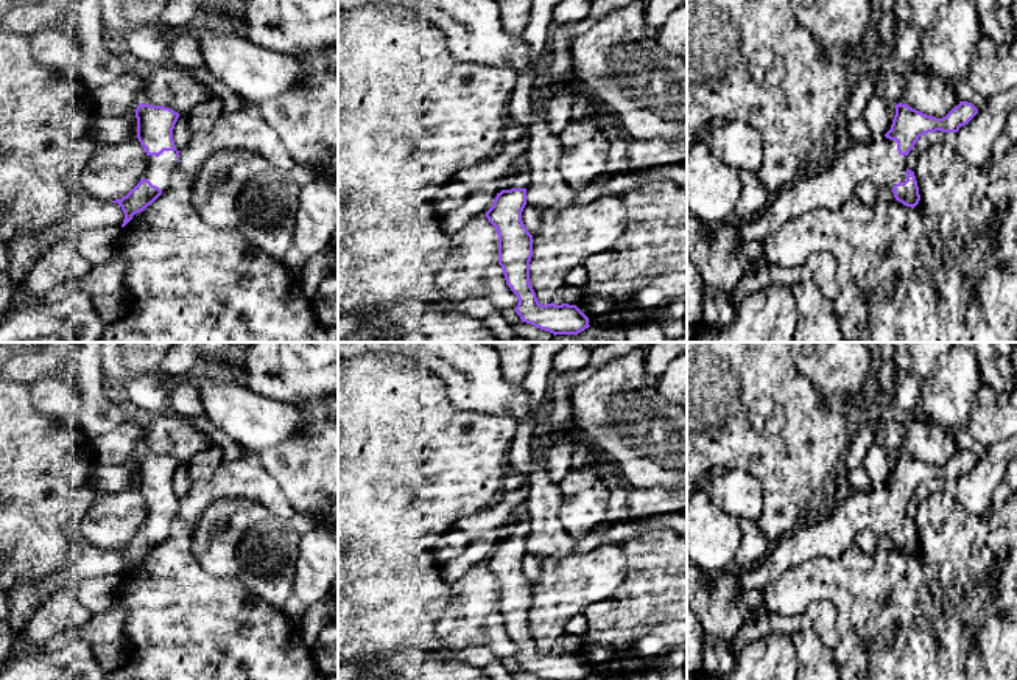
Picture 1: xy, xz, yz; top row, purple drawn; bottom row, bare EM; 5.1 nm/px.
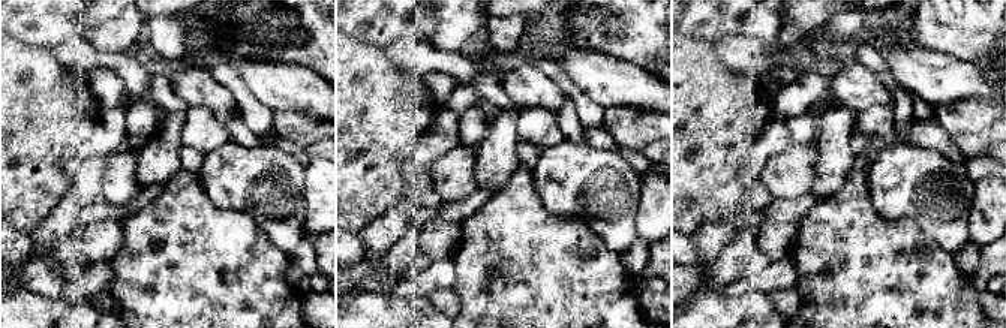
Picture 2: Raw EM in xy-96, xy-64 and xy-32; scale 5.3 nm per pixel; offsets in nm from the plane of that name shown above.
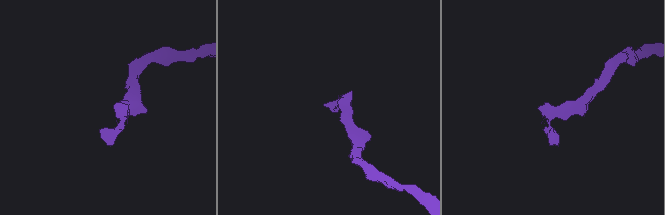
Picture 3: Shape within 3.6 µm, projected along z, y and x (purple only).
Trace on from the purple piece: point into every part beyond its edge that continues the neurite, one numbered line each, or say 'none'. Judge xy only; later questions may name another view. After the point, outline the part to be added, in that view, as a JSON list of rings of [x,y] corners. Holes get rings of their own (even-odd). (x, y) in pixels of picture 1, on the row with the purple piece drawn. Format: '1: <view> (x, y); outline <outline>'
1: xy (159, 170); outline [[[164,151],[159,157],[148,156],[148,166],[142,179],[148,179],[164,193],[170,187],[176,165],[176,151]]]

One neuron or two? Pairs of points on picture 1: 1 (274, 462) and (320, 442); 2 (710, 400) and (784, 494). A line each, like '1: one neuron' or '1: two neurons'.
1: one neuron
2: one neuron

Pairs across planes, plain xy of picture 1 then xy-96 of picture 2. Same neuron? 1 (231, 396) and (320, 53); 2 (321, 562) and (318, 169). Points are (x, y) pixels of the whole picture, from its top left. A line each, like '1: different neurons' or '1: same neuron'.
1: different neurons
2: same neuron

